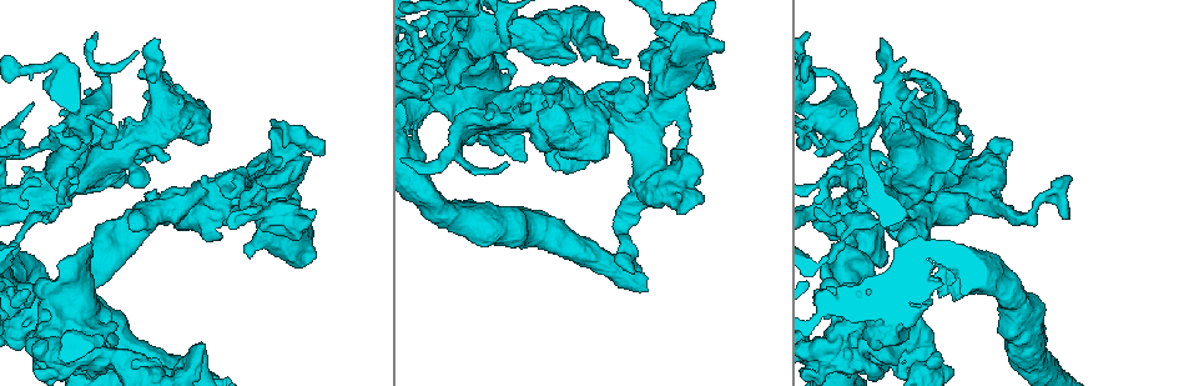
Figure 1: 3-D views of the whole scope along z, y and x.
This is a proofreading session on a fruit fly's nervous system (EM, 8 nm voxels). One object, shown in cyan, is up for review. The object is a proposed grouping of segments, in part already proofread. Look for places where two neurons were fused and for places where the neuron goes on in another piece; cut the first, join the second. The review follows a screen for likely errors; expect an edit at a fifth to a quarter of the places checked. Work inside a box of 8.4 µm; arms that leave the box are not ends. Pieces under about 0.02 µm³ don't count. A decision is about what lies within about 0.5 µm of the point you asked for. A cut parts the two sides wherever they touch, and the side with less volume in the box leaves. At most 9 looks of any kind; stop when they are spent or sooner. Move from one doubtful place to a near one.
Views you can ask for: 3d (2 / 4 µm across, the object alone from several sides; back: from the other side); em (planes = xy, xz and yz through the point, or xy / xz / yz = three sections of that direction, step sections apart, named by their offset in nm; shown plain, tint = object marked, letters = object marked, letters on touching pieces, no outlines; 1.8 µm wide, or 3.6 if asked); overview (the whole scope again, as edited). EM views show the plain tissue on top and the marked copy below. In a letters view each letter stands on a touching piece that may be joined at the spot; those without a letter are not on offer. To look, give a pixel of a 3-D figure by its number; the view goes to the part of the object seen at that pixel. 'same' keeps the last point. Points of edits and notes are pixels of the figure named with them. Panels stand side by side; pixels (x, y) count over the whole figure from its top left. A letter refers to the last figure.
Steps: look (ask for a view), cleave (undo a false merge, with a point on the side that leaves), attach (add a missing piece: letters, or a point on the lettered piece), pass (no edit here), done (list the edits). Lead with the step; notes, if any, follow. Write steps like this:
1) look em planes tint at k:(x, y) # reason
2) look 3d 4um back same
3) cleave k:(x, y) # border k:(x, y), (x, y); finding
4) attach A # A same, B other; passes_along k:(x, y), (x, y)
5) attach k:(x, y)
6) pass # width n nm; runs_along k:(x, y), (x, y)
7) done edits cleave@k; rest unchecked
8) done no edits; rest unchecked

look em xz step 4 tint at 1:(432, 88) # an open end

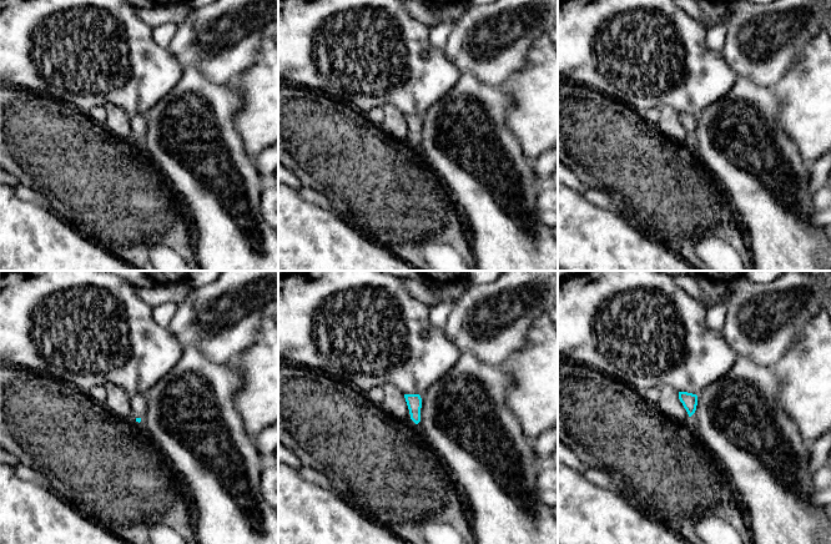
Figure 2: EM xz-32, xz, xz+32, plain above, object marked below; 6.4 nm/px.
look em planes letters same

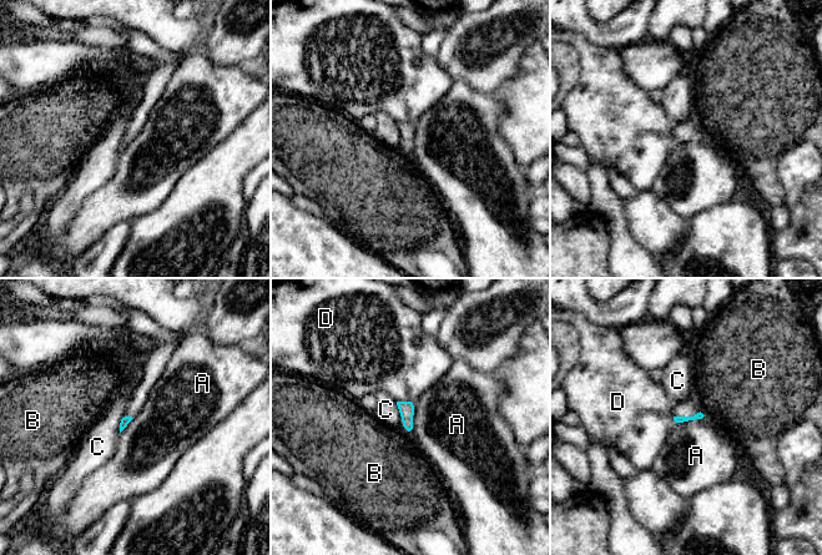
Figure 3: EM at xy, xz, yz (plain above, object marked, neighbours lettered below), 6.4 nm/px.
pass # longest_contact A 200 nm; A other, B other, C other, D other; border 3:(704, 415), (696, 419), (675, 422); none of them fits

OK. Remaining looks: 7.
look em 3.6um xz step 8 tint at 1:(544, 134) # touches itself

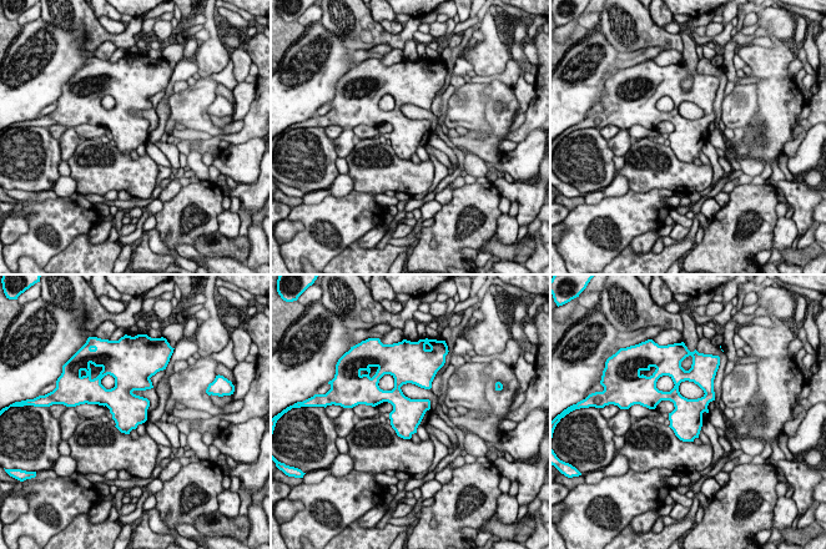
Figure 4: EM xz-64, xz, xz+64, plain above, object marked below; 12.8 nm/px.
look em 3.6um planes tint same # another direction

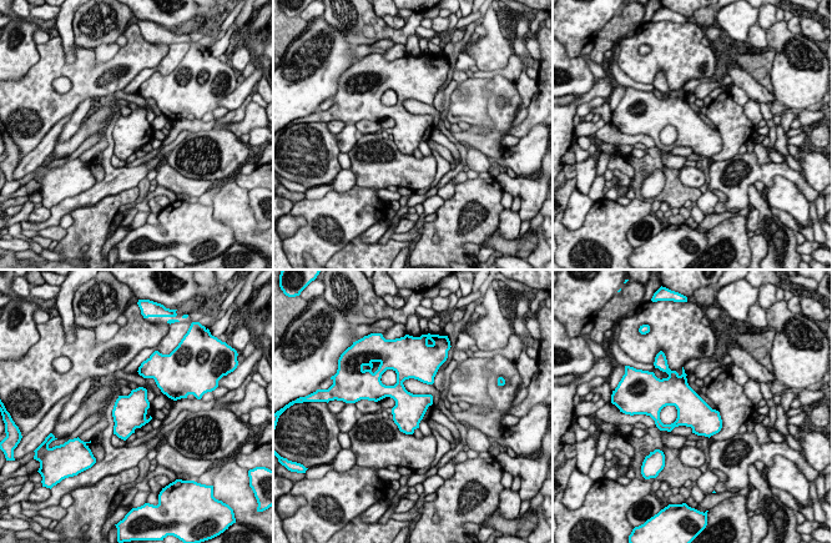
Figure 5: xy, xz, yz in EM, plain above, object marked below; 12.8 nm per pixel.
look em 3.6um planes letters same

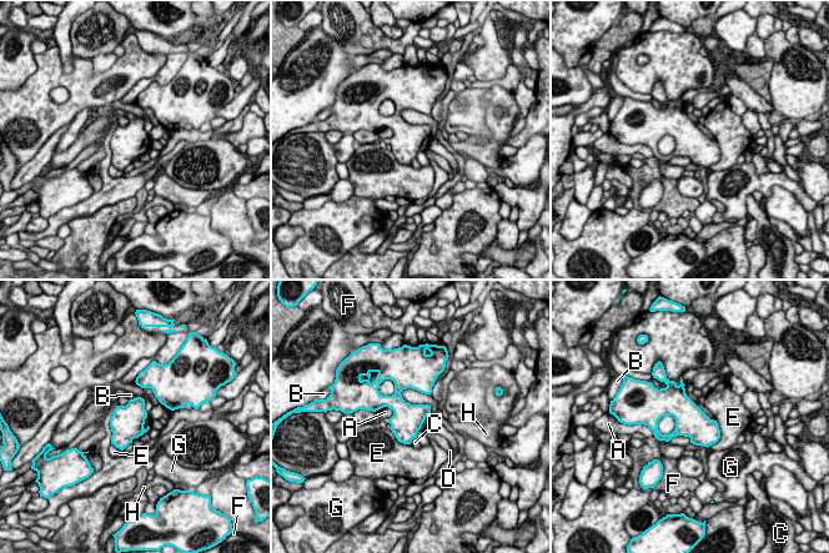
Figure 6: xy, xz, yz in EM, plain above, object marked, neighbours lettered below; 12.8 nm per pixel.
pass # A other, B other, C other, D other, E other, F other, G other, H other; border 6:(684, 391), (693, 402); all the same neuron

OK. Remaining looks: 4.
look 3d 4um at 1:(847, 189) # branch stops here

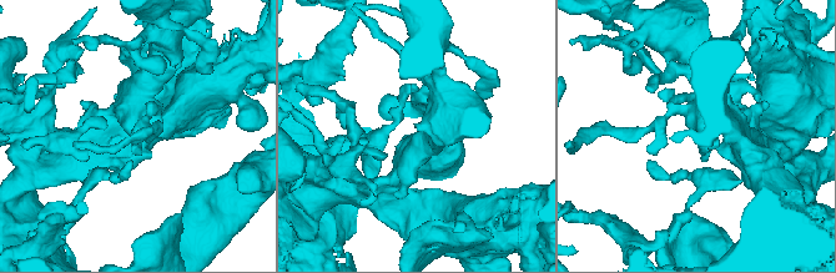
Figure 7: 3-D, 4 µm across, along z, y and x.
look em yz step 16 letters same

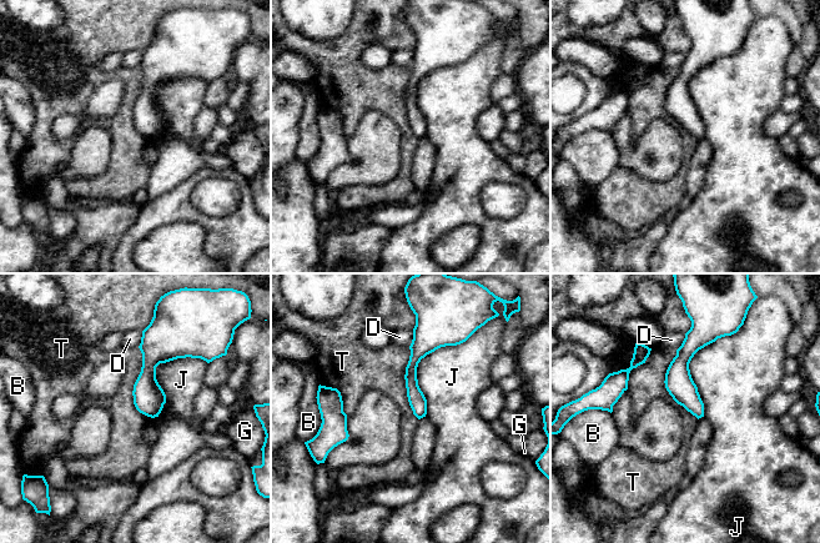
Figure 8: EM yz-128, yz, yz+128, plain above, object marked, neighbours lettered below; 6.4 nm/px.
look em planes letters same # cut it another way

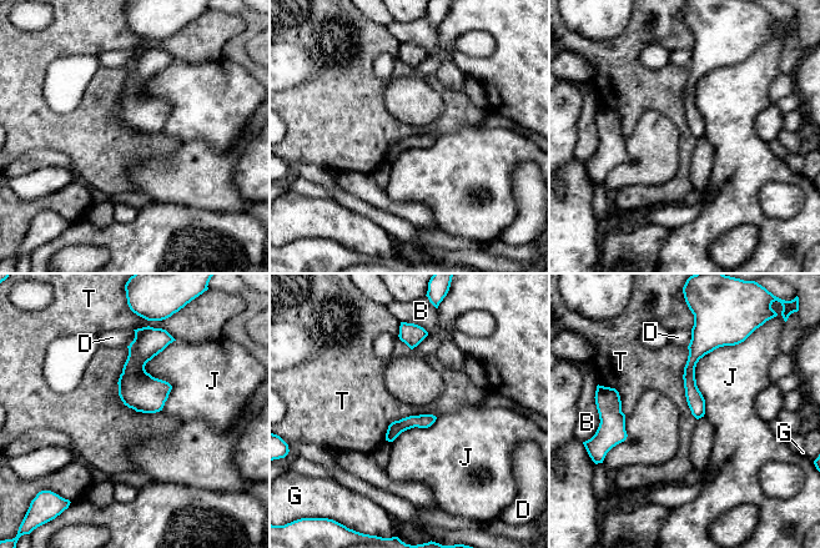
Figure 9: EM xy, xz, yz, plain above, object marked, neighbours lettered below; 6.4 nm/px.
pass # B other, D other, G other, J other, T other; no lettered piece goes on from it

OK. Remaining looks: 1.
look em 3.6um planes letters at 1:(620, 123) # arms run side by side

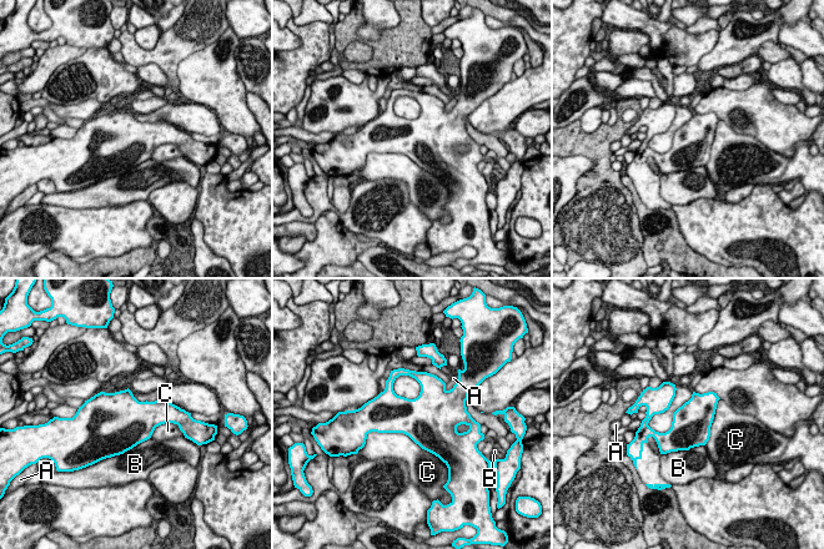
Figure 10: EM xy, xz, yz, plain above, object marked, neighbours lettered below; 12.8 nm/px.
pass # width 500 nm; A other, B other, C other; border 10:(371, 431), (402, 432), (435, 456); one neuron here

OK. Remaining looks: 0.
done no edits; rest unchecked

